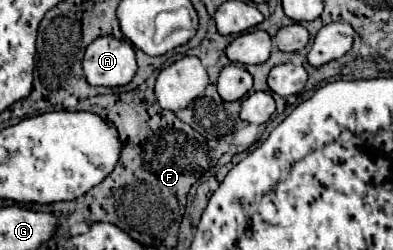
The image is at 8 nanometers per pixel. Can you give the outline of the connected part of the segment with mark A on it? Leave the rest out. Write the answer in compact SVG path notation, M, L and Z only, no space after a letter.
M96 38L84 54L84 76L92 86L116 88L128 84L136 74L136 56L128 40Z

